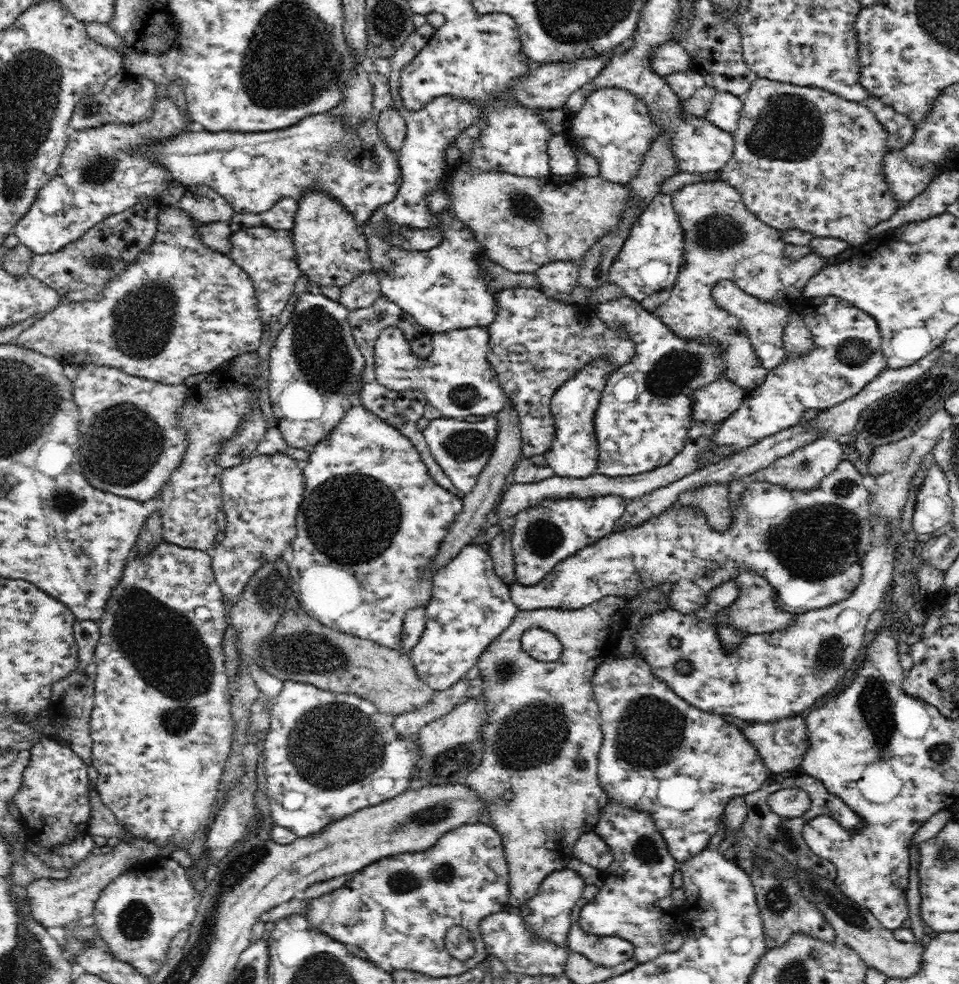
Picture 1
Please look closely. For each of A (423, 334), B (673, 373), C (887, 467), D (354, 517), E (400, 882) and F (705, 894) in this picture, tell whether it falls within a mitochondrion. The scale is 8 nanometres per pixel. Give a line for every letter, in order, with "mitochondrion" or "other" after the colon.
A: other
B: mitochondrion
C: other
D: mitochondrion
E: mitochondrion
F: other

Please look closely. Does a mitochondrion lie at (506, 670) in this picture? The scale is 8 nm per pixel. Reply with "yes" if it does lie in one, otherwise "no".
yes

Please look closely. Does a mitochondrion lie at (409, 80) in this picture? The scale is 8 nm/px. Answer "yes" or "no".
no

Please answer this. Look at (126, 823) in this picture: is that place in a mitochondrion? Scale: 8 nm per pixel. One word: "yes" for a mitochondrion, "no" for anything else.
no

